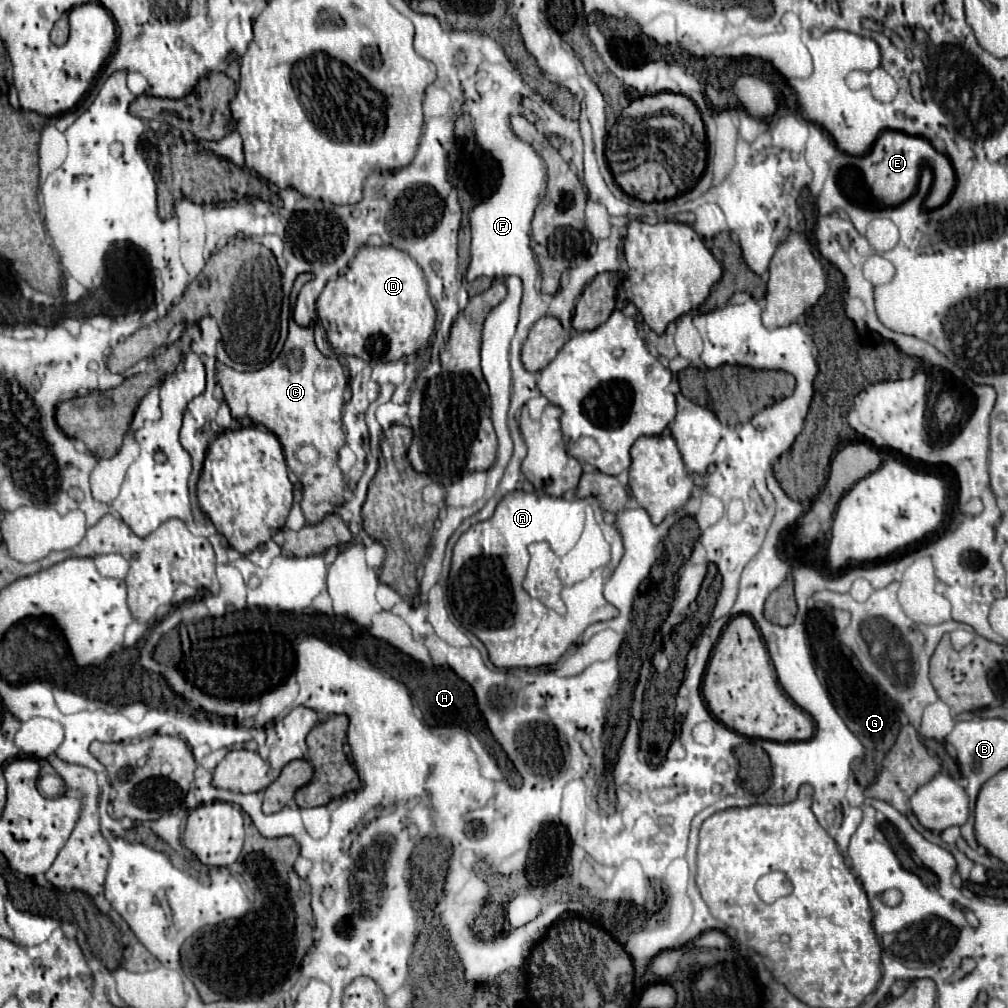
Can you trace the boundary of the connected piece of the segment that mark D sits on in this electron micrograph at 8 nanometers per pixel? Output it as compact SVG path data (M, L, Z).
M361 246L349 270L323 288L317 298L317 316L335 350L365 362L393 362L415 354L429 342L437 310L429 298L423 270L407 252L393 246Z

